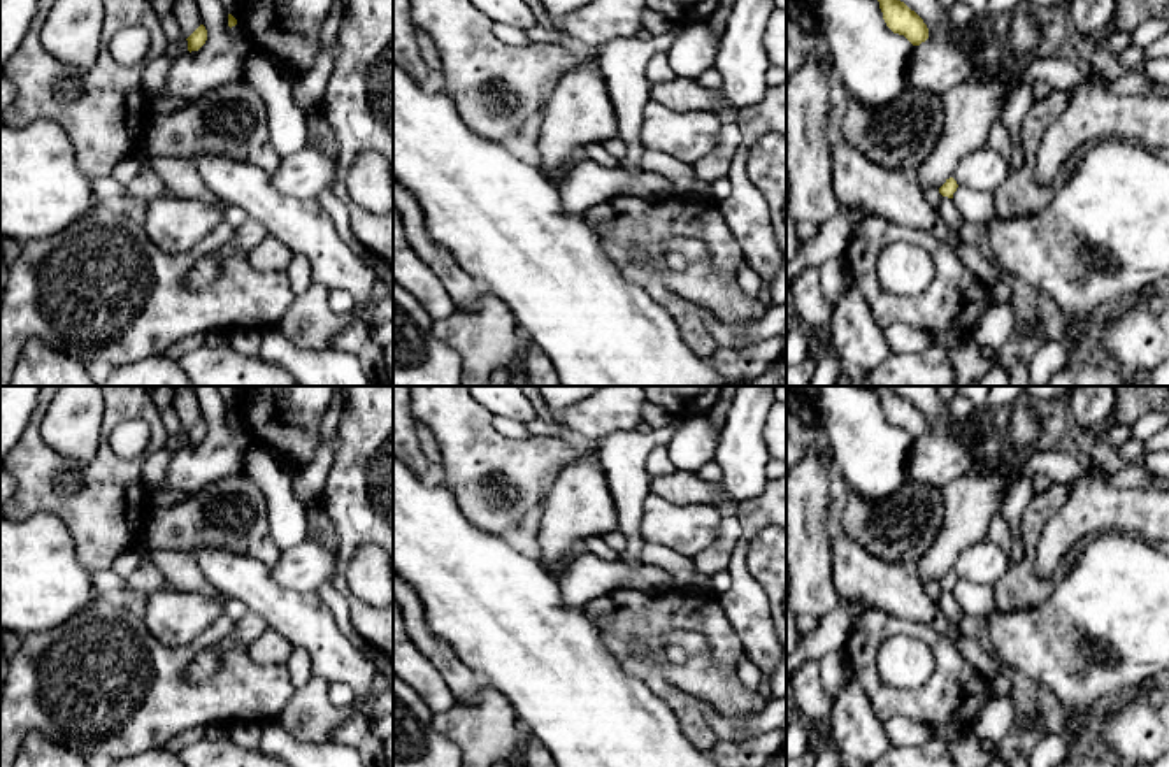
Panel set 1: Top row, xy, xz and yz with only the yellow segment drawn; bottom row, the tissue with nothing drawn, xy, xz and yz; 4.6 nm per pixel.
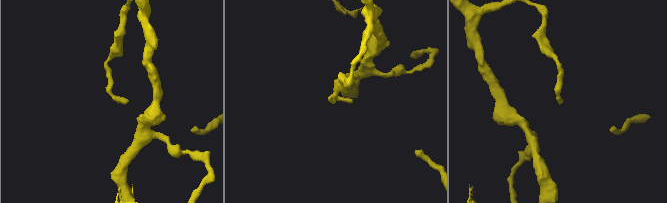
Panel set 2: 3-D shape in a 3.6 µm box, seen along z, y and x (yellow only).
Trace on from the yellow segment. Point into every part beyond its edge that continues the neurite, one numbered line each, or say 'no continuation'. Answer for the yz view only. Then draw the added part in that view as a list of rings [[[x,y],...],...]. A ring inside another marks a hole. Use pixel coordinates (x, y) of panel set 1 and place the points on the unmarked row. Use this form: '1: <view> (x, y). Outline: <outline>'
1: yz (932, 588). Outline: [[[927,581],[923,586],[925,586],[925,591],[929,593],[929,597],[937,602],[941,597],[941,590],[943,590],[939,586],[939,583],[937,581]]]

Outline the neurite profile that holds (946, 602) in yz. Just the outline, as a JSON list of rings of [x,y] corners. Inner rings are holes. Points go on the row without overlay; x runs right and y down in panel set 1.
[[[941,590],[941,597],[937,600],[939,609],[943,614],[955,625],[958,627],[962,618],[965,616],[960,606],[957,604],[953,591]]]

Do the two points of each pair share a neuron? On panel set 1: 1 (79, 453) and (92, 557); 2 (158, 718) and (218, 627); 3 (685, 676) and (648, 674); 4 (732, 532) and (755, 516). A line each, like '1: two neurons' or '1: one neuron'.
1: two neurons
2: one neuron
3: two neurons
4: two neurons

